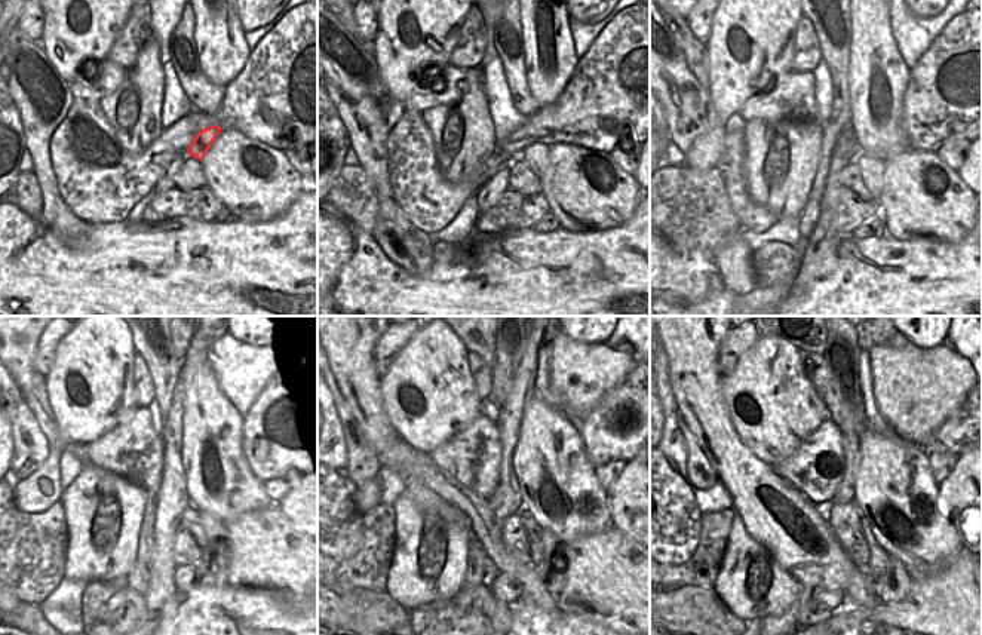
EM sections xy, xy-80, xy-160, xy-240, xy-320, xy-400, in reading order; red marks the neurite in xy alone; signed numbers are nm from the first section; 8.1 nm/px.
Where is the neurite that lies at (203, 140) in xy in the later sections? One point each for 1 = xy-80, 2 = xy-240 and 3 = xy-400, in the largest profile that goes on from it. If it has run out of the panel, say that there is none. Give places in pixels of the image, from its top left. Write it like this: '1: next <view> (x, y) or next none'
1: next xy-80 (536, 156)
2: next xy-240 (215, 557)
3: next xy-400 (893, 585)

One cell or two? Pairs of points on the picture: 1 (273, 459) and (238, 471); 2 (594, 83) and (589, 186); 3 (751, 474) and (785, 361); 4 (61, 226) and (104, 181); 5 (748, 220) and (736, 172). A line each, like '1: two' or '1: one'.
1: two
2: two
3: two
4: two
5: one

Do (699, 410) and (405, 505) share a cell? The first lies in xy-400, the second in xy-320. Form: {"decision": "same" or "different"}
{"decision": "different"}

